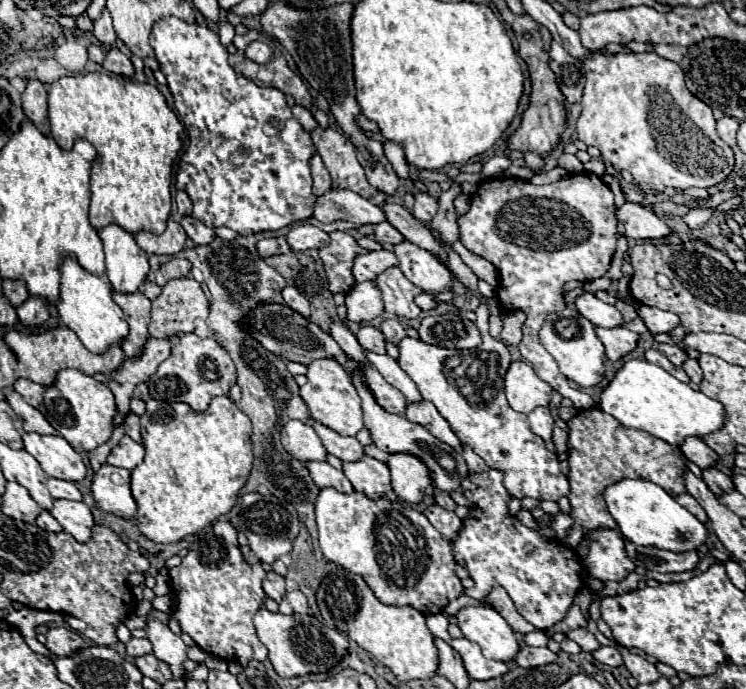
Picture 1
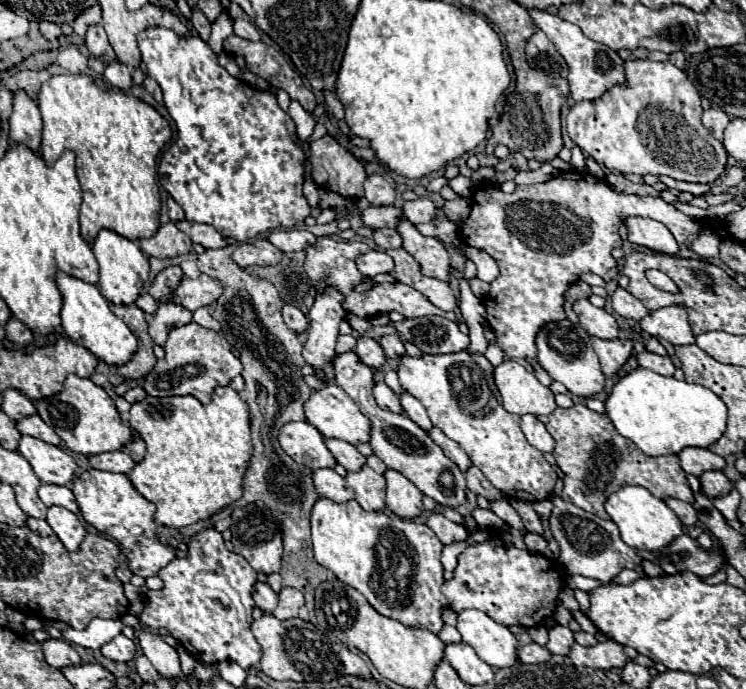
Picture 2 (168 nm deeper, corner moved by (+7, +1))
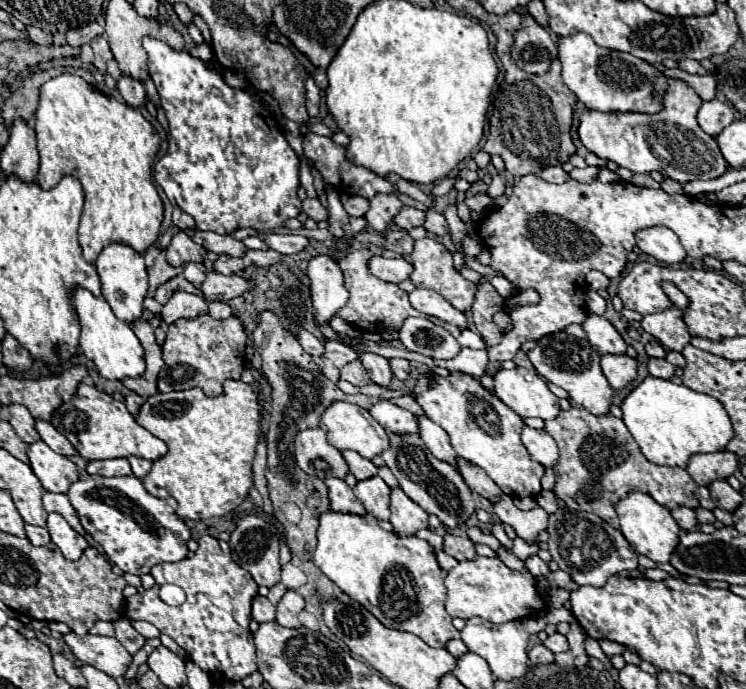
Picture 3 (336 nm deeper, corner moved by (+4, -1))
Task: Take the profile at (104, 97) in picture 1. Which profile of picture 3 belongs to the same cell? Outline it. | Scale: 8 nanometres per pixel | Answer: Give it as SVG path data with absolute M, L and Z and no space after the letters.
M66 73L42 85L34 131L40 153L40 171L36 175L36 185L42 189L52 189L62 177L72 175L84 189L84 213L80 217L78 229L84 259L88 263L94 263L100 251L110 243L124 243L130 245L136 253L146 253L146 249L158 239L164 209L152 179L152 167L160 149L160 137L142 117L142 113L122 101L116 101L114 97L96 91L84 79Z

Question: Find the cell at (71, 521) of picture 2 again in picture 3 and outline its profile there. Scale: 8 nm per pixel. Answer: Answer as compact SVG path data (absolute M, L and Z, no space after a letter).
M50 513L46 521L48 521L46 527L48 527L48 533L52 537L52 543L58 545L62 555L66 559L78 559L84 553L84 549L88 547L86 539L82 535L78 535L66 523L66 519L62 519L62 515L58 515L58 513Z

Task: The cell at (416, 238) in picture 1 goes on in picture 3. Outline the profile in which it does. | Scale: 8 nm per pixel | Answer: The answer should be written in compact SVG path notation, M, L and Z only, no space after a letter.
M420 239L414 243L414 251L412 255L408 257L408 261L414 265L414 271L410 275L410 281L416 285L416 287L422 287L422 289L432 289L436 293L440 293L452 307L456 307L458 311L466 313L470 311L472 307L472 301L474 301L474 295L476 295L476 283L472 281L466 281L456 269L454 269L454 263L452 263L452 253L440 245L436 239Z

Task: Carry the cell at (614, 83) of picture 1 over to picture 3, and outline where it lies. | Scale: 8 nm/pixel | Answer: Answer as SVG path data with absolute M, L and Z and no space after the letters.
M670 79L670 91L664 95L664 109L654 115L646 113L600 113L586 111L580 117L578 135L588 151L604 161L610 159L634 173L658 171L664 177L676 179L682 185L688 181L708 181L726 173L726 161L714 137L706 135L696 121L702 99L690 85L680 79Z

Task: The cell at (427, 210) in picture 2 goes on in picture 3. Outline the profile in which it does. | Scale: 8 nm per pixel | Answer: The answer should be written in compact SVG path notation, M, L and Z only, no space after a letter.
M428 209L428 211L426 211L424 227L426 227L426 231L430 231L430 233L434 233L434 235L438 235L438 237L442 237L442 235L446 235L446 233L450 231L444 215L438 213L438 211L434 211L434 209Z

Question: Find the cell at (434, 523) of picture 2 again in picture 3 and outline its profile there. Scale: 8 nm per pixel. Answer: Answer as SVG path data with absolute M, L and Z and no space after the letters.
M446 533L444 535L444 551L452 555L456 561L470 561L476 559L476 549L470 539L464 539L460 535Z

